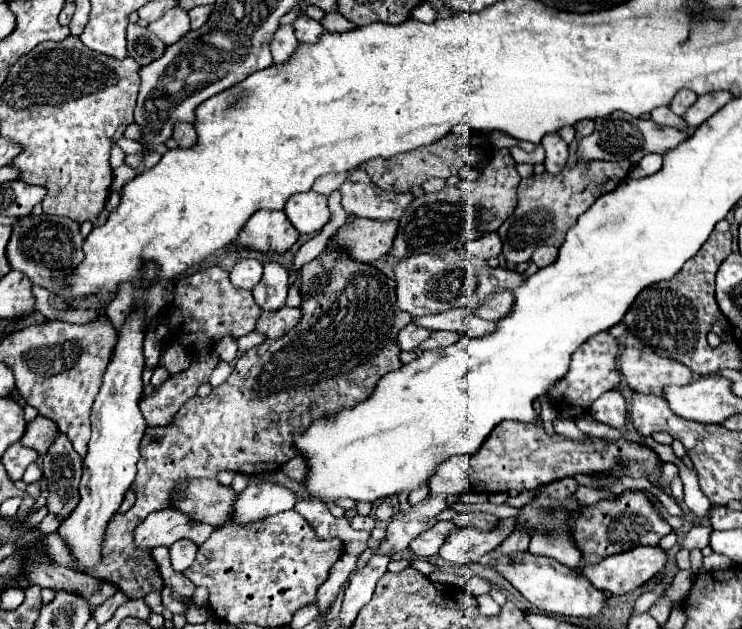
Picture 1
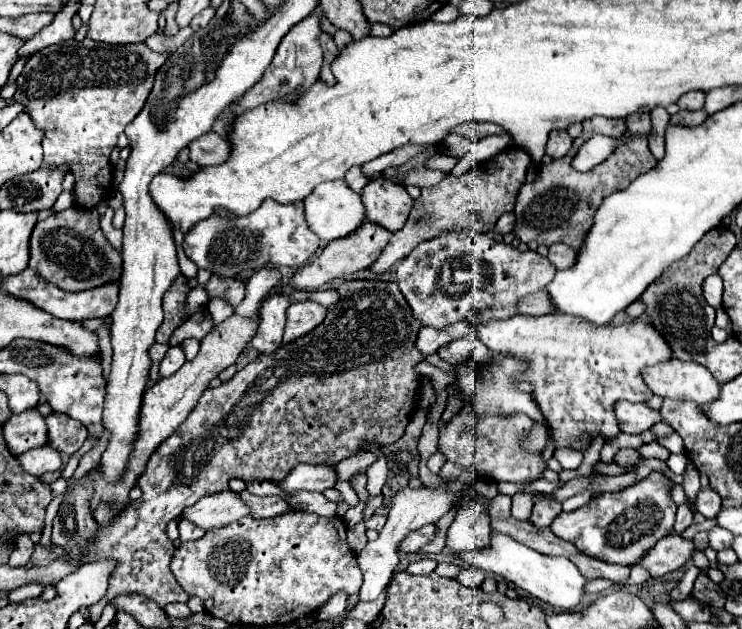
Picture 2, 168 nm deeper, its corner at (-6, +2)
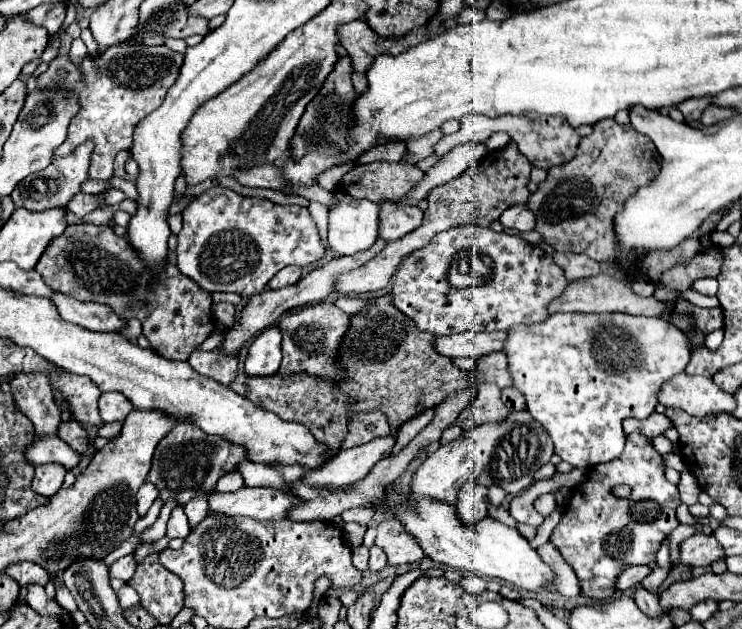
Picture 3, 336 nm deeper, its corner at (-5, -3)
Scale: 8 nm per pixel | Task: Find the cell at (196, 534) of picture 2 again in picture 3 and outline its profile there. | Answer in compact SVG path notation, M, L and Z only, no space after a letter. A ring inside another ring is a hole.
M195 496L195 500L187 504L185 514L189 518L189 526L195 528L203 518L207 518L207 496Z

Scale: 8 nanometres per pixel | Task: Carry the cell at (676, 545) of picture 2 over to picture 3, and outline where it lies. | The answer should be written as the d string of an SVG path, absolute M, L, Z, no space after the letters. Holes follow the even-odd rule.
M695 534L679 544L679 564L681 566L709 566L723 558L723 548L715 536Z

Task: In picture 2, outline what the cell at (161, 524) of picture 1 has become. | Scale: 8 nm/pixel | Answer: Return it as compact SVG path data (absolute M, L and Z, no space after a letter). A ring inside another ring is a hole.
M224 489L216 495L204 495L198 503L184 509L182 517L190 519L198 527L204 527L204 531L224 527L236 519L242 519L250 515L250 507L240 499L238 493Z

